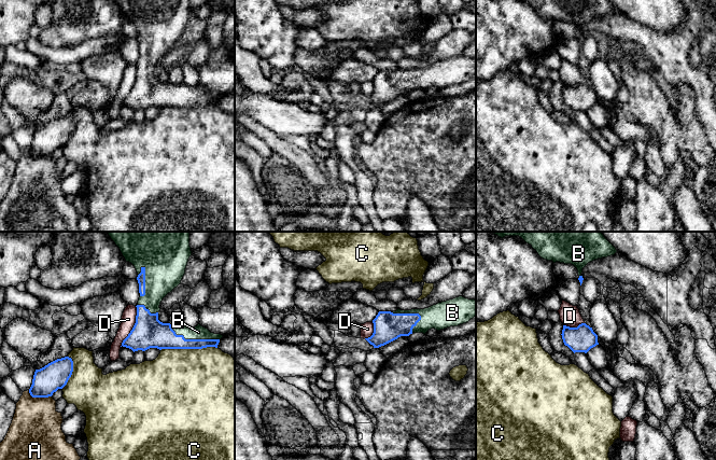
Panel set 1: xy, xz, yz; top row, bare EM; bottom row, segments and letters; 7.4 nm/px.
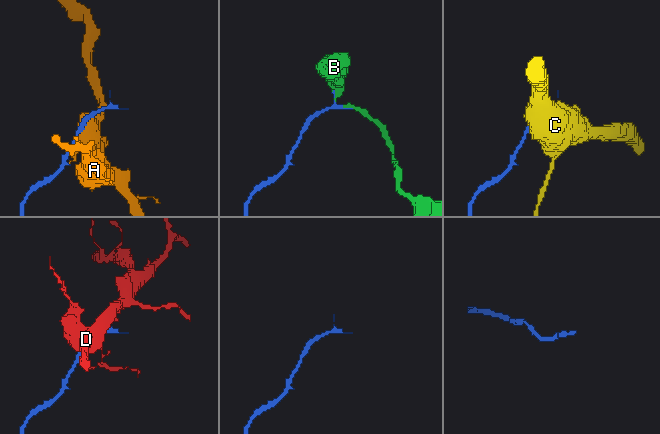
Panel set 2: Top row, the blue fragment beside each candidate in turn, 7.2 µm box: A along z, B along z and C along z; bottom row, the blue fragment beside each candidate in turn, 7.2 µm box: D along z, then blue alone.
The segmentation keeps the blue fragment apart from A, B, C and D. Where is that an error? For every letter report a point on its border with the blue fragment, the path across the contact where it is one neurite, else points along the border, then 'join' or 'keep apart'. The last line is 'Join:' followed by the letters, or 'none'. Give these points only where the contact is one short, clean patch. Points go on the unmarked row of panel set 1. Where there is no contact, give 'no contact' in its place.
A: xy (39, 155) | keep apart
B: xy (194, 98) | join
C: xy (188, 107) | keep apart
D: xy (134, 85) | keep apart
Join: B

